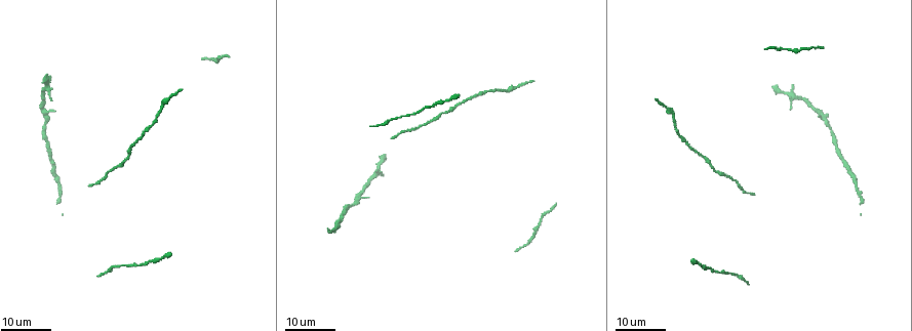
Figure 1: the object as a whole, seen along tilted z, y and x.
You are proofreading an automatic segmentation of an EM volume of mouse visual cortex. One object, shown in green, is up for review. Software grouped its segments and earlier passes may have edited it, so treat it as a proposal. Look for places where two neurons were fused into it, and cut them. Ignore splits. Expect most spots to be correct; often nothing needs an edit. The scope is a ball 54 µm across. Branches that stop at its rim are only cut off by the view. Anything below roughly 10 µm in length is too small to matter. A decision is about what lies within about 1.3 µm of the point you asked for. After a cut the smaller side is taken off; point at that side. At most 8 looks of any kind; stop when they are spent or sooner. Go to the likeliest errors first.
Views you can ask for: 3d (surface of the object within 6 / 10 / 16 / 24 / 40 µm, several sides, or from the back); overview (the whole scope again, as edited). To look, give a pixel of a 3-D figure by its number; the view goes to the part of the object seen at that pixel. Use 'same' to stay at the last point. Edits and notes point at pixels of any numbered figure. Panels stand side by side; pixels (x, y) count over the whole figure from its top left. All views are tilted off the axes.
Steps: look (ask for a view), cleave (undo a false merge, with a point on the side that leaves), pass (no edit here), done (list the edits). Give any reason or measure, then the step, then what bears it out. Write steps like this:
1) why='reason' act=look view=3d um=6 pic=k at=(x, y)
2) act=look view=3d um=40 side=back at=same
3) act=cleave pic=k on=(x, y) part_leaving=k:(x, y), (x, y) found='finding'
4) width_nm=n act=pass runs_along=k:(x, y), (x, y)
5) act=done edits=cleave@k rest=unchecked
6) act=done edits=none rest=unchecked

why='thick turns thin' act=look view=3d um=16 pic=1 at=(509, 89)

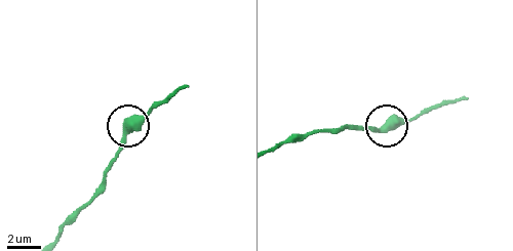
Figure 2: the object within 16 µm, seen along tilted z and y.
act=look view=3d um=6 pic=2 at=(128, 120)

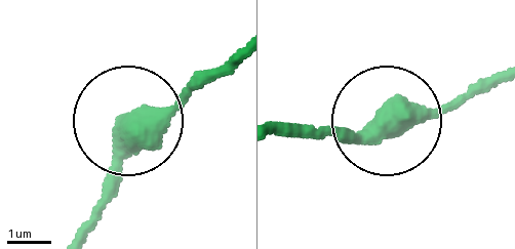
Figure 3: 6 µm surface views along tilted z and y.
act=pass runs_along=3:(279, 137), (353, 134), (485, 93) found='continuous, no second neuron'

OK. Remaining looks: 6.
act=look view=3d um=16 pic=1 at=(123, 163)

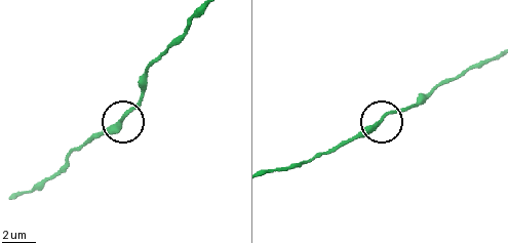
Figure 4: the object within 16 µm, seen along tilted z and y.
act=look view=3d um=10 pic=4 at=(123, 120)

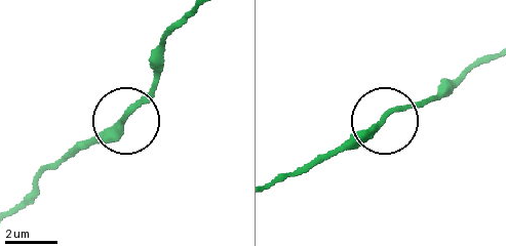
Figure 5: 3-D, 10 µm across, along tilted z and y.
act=look view=3d um=10 side=back pic=5 at=(379, 124)

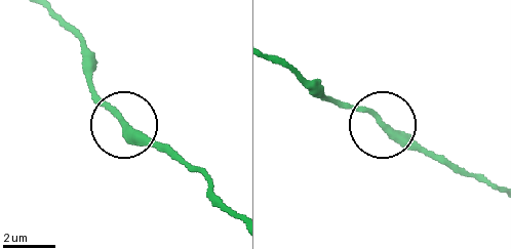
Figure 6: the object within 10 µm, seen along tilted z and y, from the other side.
width_nm=260 act=pass runs_along=6:(236, 217), (200, 171), (133, 139), (86, 70) found='all the same neuron'

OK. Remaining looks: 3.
why='narrows sharply' act=look view=3d um=24 pic=1 at=(153, 122)

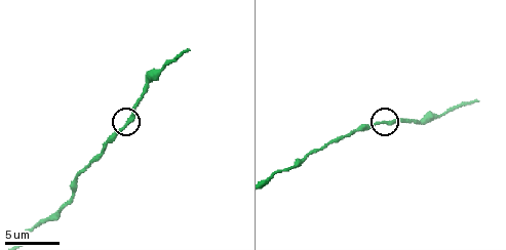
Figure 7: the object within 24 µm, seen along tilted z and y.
act=look view=3d um=6 pic=7 at=(122, 129)

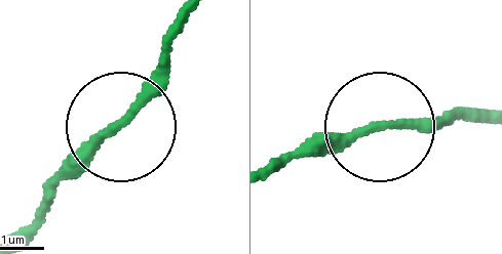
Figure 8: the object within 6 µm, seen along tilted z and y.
act=pass runs_along=8:(270, 174), (375, 130), (472, 122) found='one neuron here'

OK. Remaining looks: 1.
why='calibre changes' act=look view=3d um=10 pic=7 at=(326, 145)

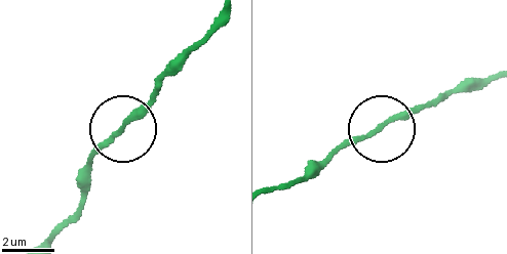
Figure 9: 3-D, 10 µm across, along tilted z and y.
act=pass runs_along=9:(55, 236), (76, 207), (100, 149), (143, 110), (154, 89) found='all the same neuron'

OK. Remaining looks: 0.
act=done edits=none rest=unchecked

